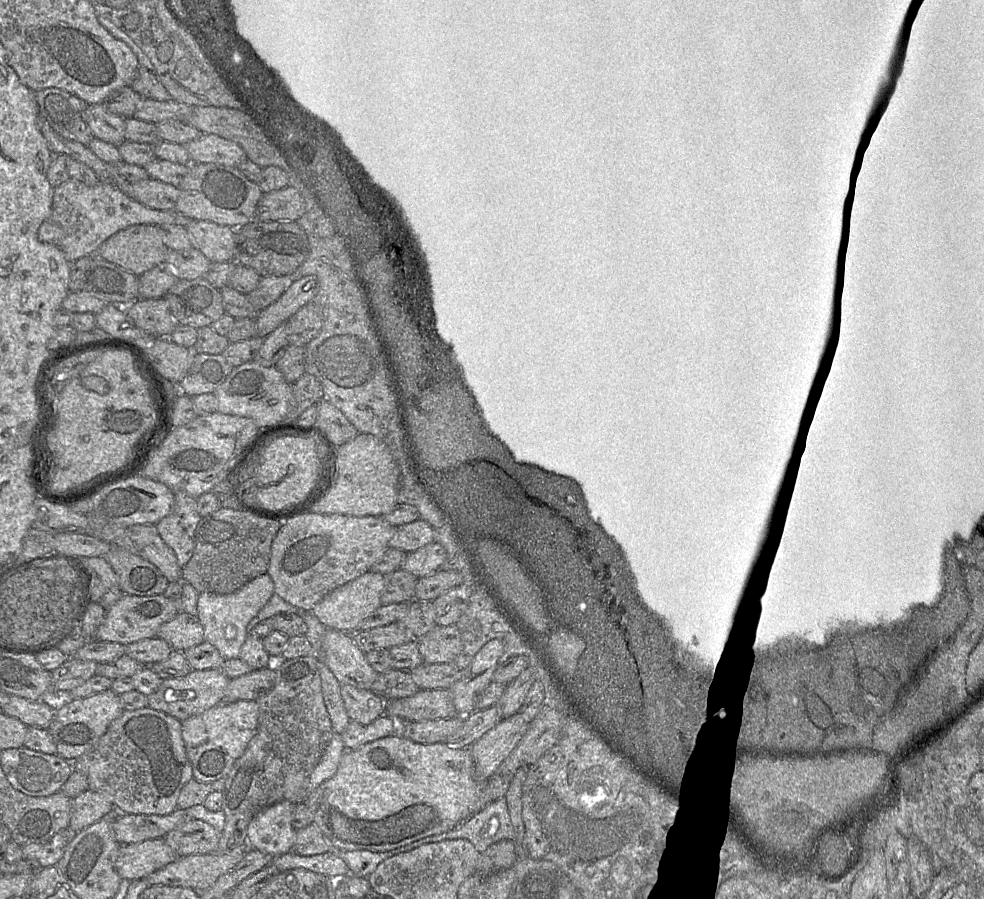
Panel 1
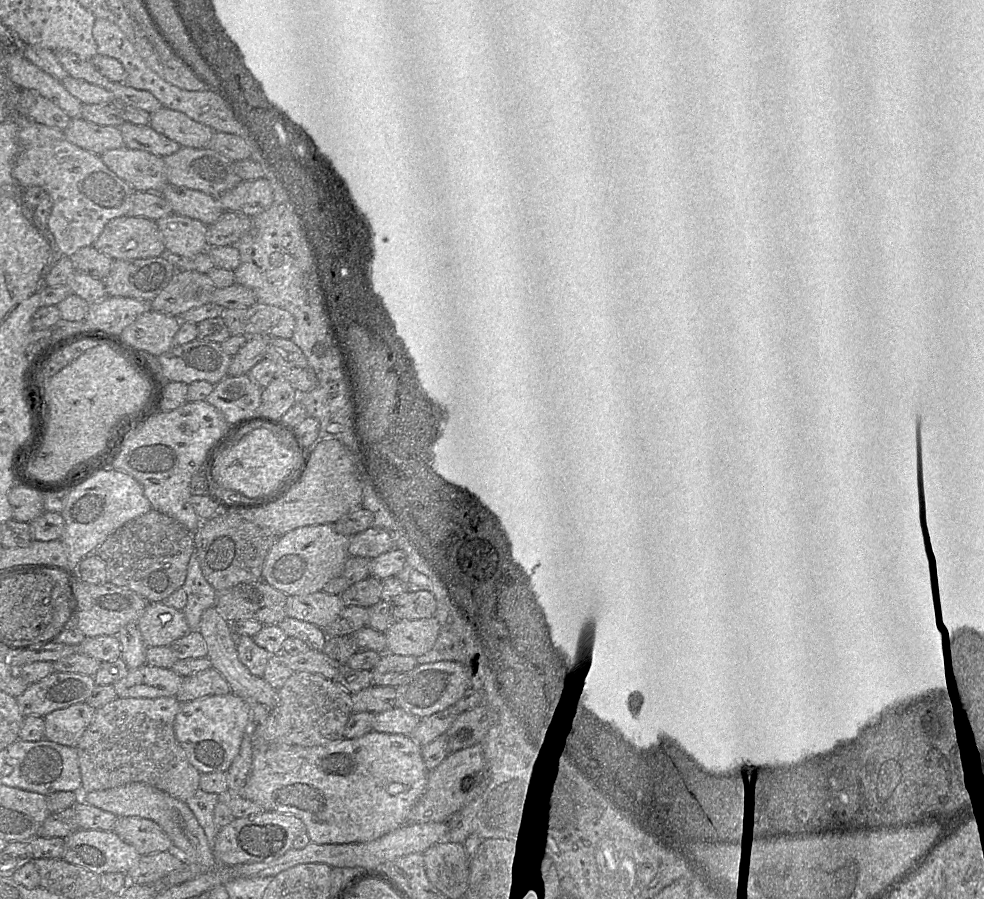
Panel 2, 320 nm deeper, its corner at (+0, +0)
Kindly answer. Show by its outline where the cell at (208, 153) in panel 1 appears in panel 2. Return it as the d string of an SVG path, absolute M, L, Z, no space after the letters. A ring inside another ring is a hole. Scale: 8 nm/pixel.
M164 106L150 113L149 125L180 146L205 147L215 132L185 113Z

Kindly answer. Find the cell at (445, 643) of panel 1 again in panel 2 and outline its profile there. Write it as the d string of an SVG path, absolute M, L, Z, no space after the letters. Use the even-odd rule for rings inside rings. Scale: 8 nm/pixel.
M435 617L396 620L385 632L386 652L415 658L427 653L439 635Z

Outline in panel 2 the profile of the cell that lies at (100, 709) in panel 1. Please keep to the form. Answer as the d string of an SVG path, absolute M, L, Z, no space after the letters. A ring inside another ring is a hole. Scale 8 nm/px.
M81 702L45 715L44 739L64 746L76 747L95 713L96 709Z

